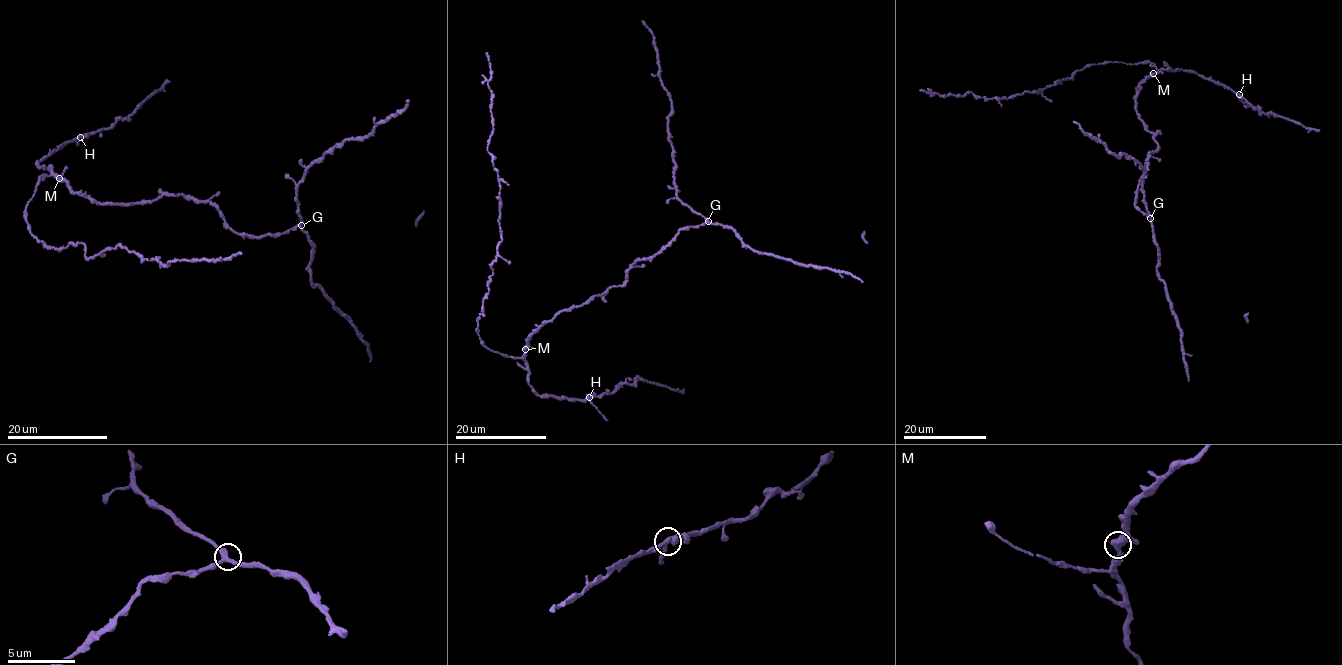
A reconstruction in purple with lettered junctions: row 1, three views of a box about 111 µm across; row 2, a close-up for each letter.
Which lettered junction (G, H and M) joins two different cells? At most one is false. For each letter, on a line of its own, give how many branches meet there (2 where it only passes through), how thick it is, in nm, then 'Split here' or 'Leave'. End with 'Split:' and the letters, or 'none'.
G: Branches: 3. Thickness 320 nm. Leave
H: Branches: 3. Thickness 440 nm. Split here
M: Branches: 3. Thickness 440 nm. Leave
Split: H

